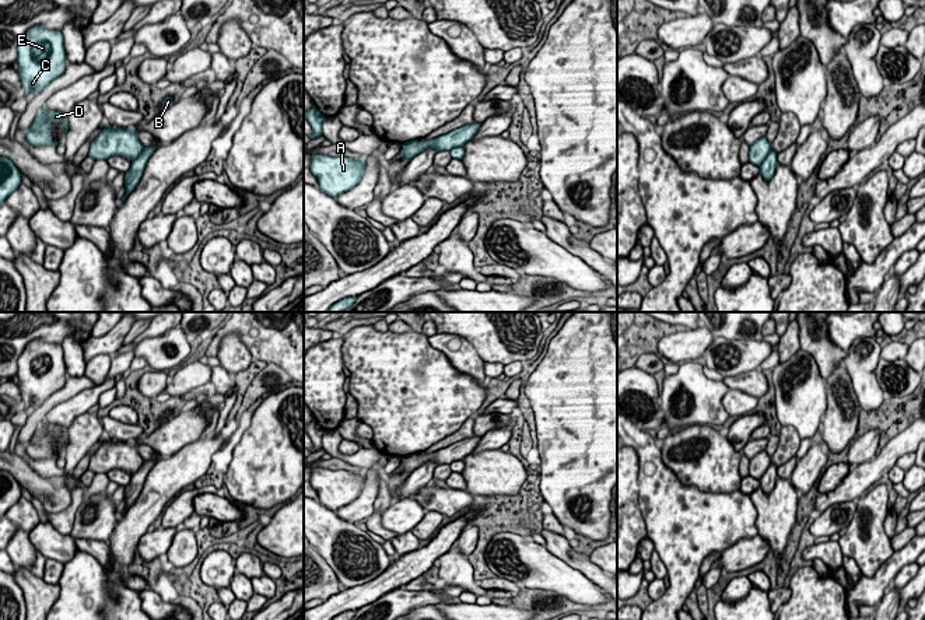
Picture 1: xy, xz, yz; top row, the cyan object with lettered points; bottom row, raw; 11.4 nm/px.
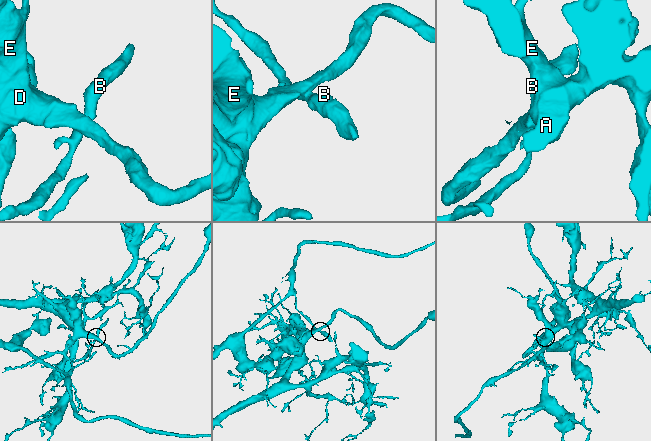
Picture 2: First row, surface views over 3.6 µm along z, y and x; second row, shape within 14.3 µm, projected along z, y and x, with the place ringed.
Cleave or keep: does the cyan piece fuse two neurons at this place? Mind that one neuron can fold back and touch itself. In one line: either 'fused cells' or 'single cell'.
fused cells

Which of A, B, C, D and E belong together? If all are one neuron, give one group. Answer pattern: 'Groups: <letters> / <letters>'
Groups: A C D E / B

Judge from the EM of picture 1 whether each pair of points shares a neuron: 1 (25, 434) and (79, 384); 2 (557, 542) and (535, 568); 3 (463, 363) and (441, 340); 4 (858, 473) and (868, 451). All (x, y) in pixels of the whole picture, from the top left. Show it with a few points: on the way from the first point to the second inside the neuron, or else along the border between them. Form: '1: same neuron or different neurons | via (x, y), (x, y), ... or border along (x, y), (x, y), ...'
1: same neuron | via (34, 419), (63, 393)
2: different neurons | border along (545, 547), (577, 570)
3: same neuron | via (458, 357), (447, 346)
4: different neurons | border along (865, 461), (852, 466)

